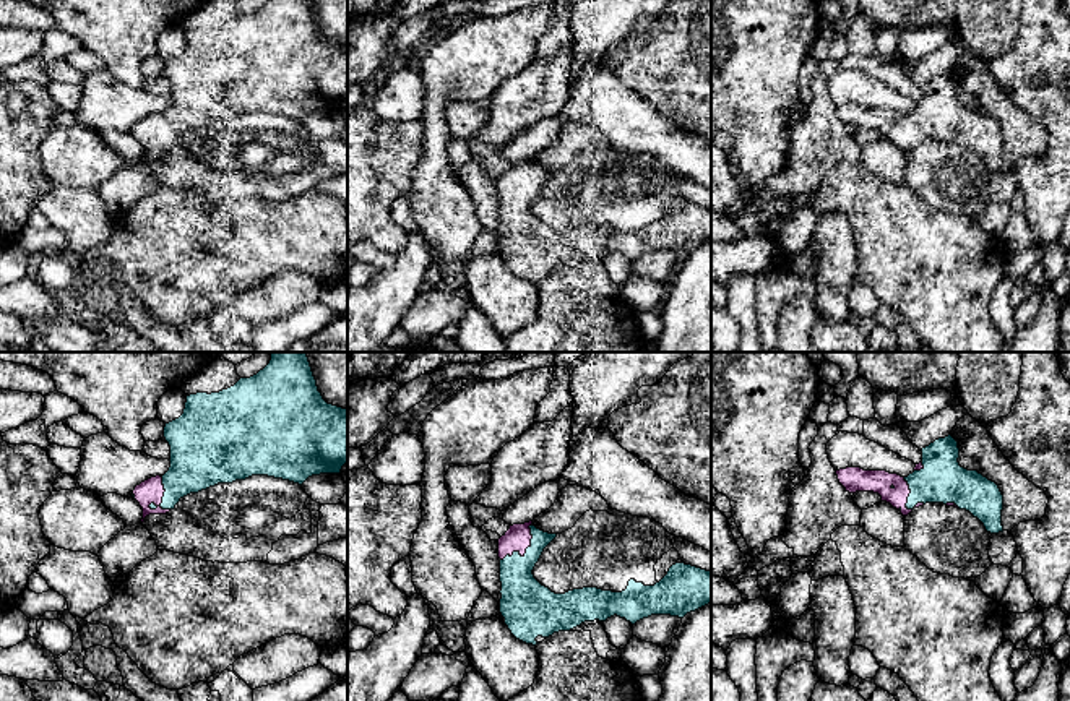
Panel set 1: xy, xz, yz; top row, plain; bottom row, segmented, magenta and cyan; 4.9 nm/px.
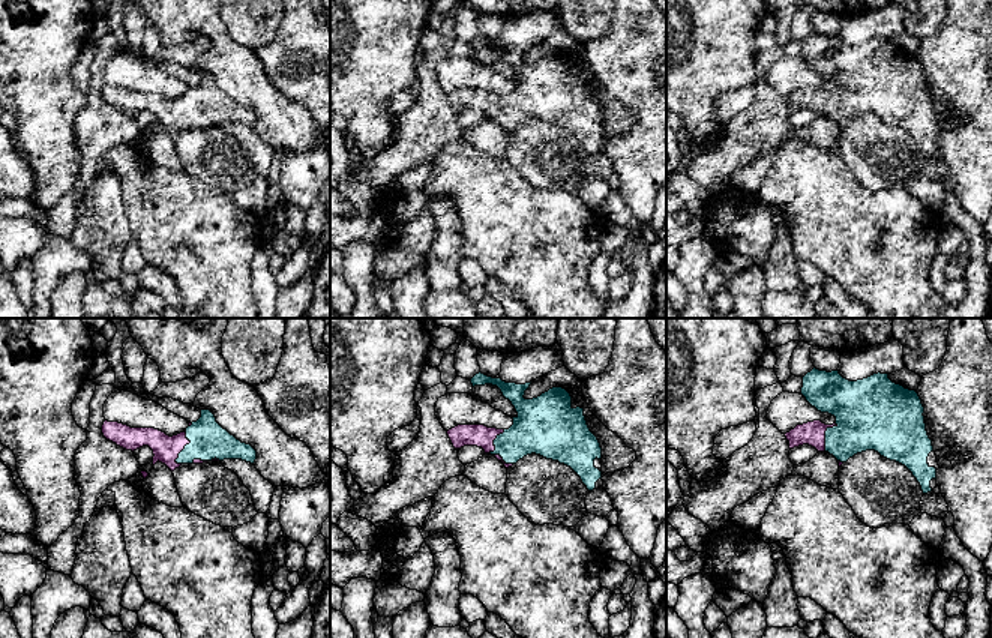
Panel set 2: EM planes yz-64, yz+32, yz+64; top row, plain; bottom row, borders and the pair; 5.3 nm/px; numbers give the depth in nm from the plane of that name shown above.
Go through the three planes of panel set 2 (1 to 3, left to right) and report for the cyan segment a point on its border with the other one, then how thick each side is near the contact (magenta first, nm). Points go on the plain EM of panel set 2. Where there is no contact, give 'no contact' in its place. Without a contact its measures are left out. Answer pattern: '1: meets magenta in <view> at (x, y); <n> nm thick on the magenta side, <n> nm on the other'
1: meets magenta in yz-64 at (183, 111); 140 nm thick on the magenta side, 200 nm on the other
2: meets magenta in yz+32 at (494, 113); 120 nm thick on the magenta side, 260 nm on the other
3: meets magenta in yz+64 at (824, 99); 130 nm thick on the magenta side, 340 nm on the other

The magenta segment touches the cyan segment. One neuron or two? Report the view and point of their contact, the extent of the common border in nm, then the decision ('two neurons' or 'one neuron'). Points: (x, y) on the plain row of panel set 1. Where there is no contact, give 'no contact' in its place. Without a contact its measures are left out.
xz (525, 187) | 240 nm | one neuron

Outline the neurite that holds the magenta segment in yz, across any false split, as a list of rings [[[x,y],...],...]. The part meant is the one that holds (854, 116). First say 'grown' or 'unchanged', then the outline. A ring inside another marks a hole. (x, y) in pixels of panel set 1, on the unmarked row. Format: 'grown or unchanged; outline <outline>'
grown; outline [[[948,71],[922,84],[922,97],[908,114],[887,107],[846,104],[836,107],[839,120],[849,130],[874,128],[908,153],[925,140],[943,140],[969,148],[987,169],[1003,169],[1003,131],[999,122],[977,107],[960,102],[958,78]]]

